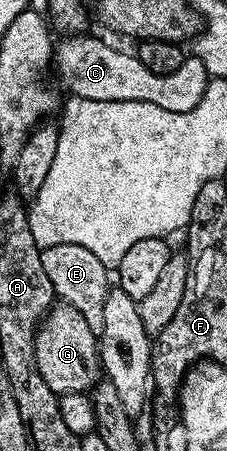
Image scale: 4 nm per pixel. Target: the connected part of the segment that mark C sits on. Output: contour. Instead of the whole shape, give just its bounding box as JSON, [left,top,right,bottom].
[53,37,210,114]

